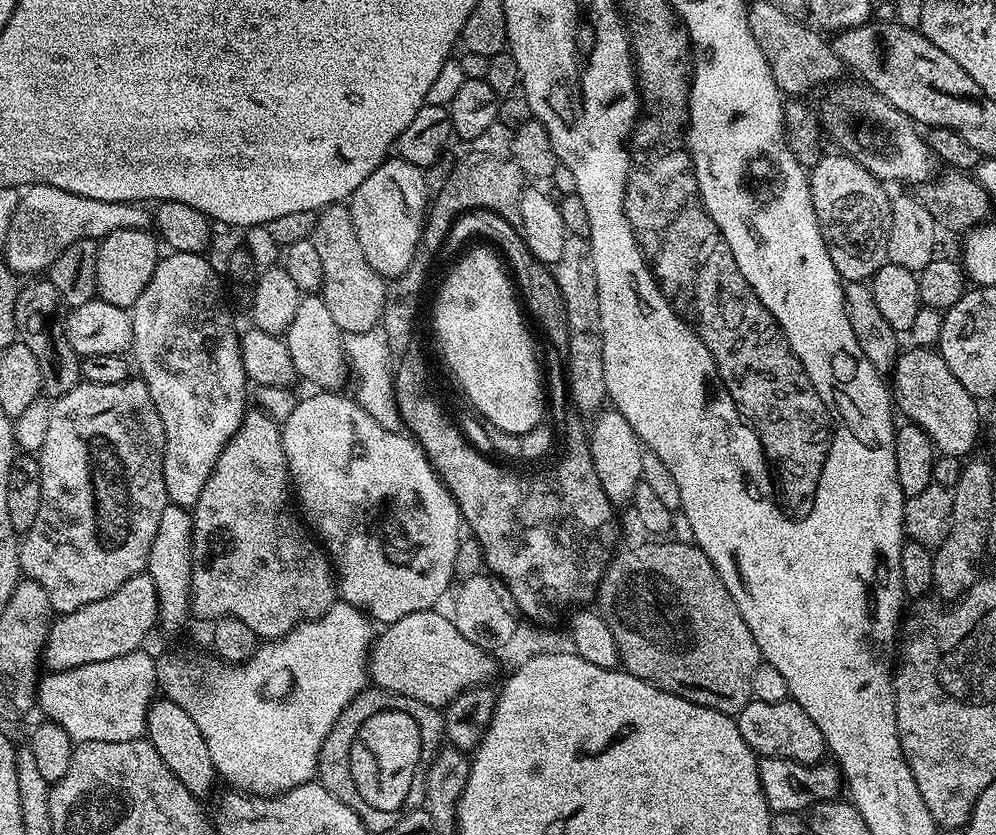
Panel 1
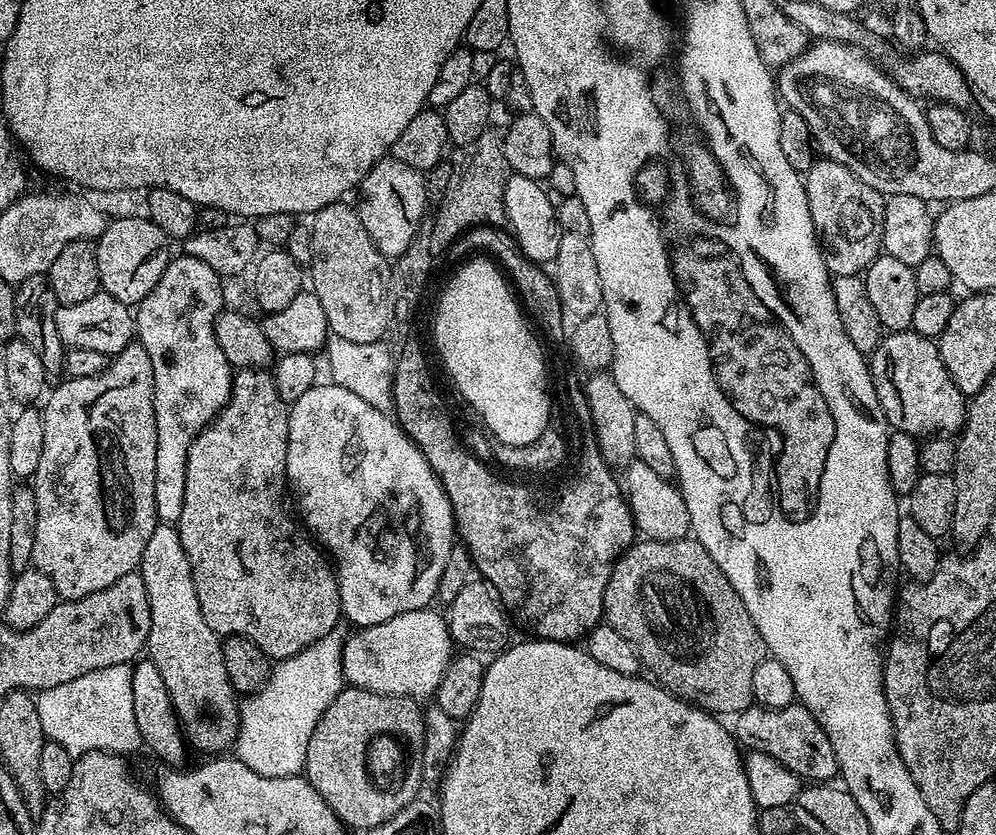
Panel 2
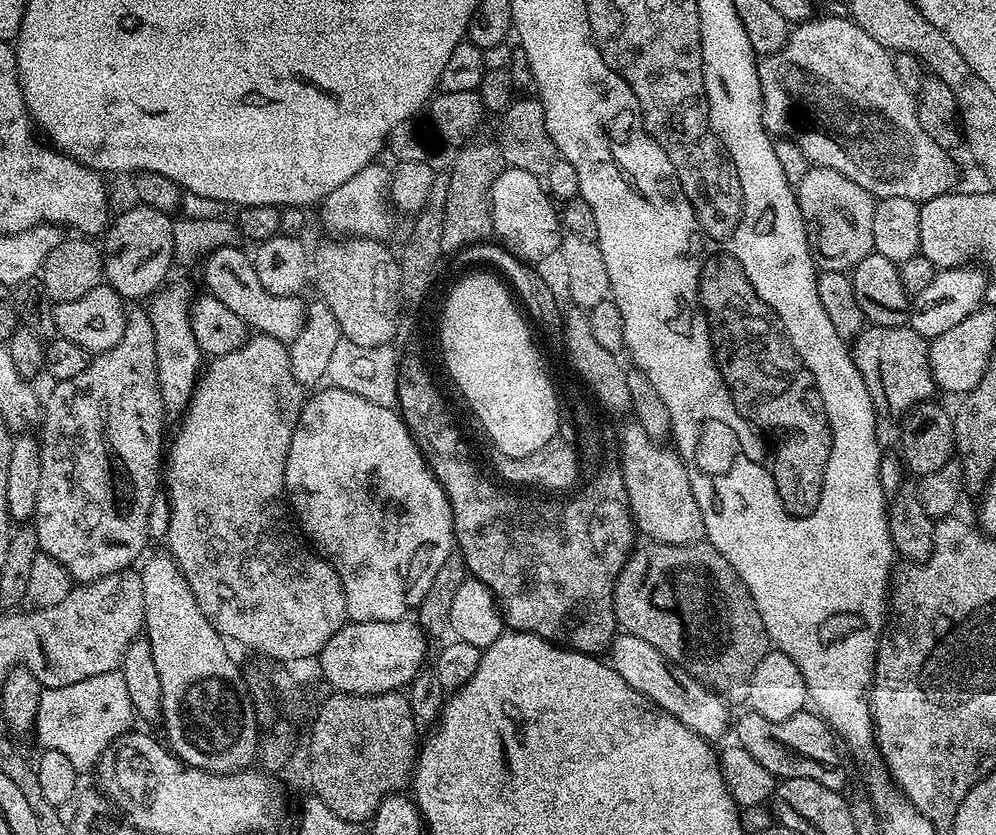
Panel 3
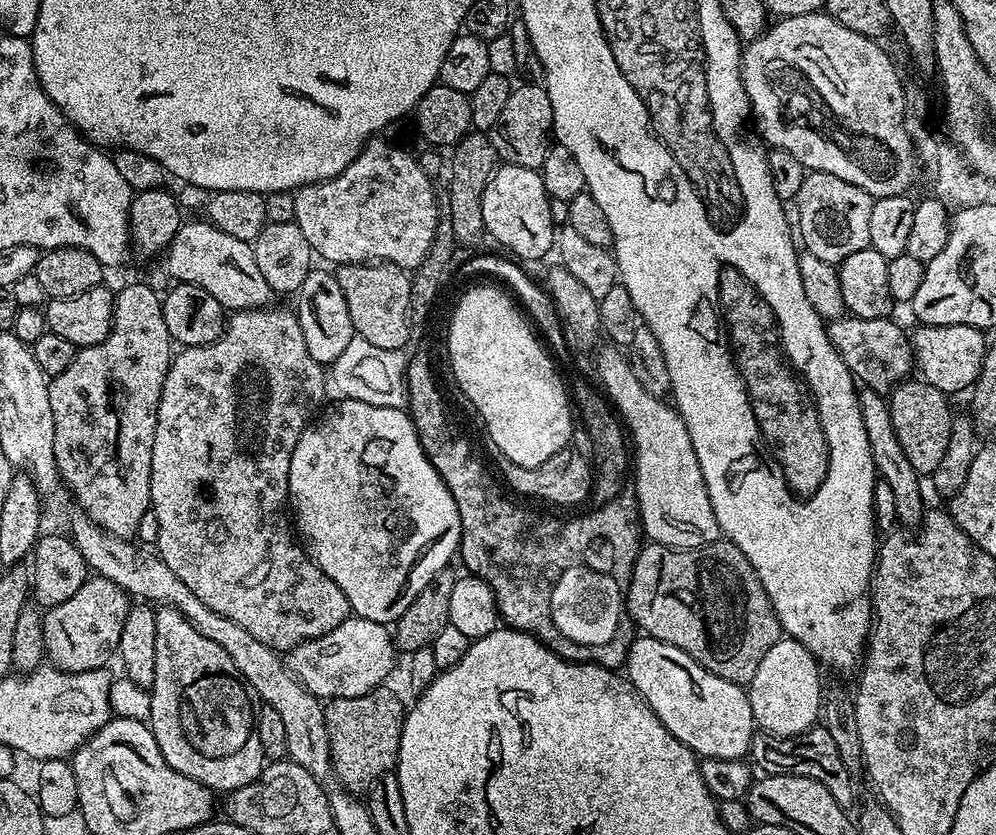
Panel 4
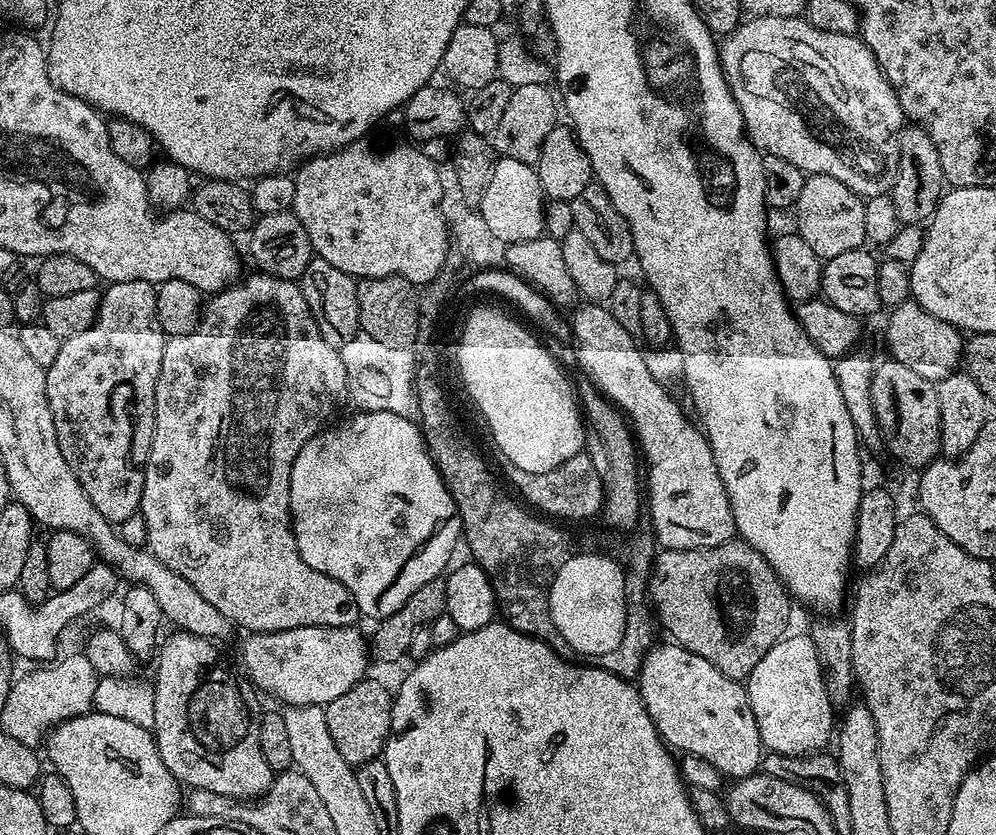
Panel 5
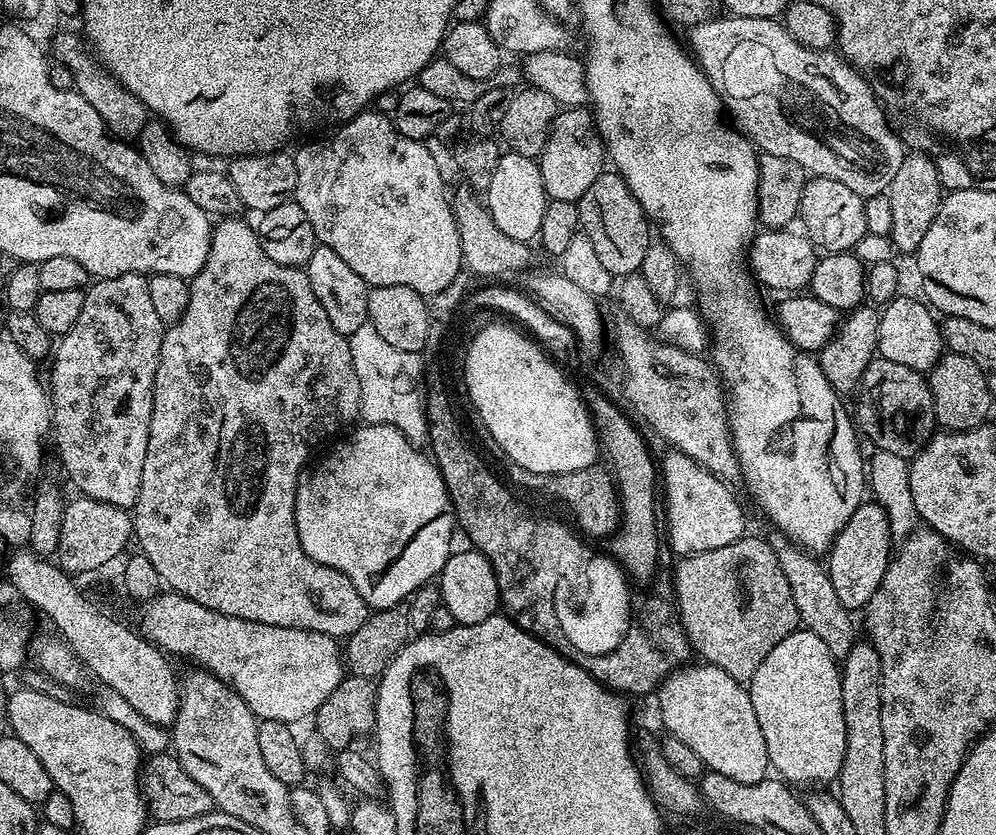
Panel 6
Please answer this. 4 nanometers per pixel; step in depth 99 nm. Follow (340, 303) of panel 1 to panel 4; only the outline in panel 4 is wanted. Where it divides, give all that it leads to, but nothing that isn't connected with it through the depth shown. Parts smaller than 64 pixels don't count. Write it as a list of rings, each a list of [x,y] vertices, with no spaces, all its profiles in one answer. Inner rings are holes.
[[[383,262],[342,264],[335,273],[342,294],[346,294],[346,307],[350,309],[356,335],[373,346],[382,346],[382,350],[407,349],[412,276],[397,264]]]

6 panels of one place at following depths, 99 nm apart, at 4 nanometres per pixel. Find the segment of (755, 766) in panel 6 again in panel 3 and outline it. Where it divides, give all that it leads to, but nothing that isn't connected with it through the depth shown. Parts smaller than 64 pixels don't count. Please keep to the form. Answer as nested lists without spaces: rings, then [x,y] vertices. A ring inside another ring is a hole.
[[[626,631],[613,635],[610,663],[619,676],[626,678],[626,682],[634,686],[634,690],[650,698],[662,710],[674,714],[674,718],[678,718],[682,726],[690,726],[694,734],[704,737],[709,742],[716,742],[727,728],[729,731],[728,701],[702,682],[698,682],[689,672],[683,672],[681,668],[669,664],[663,654],[654,650],[654,646],[650,646],[650,642],[642,642],[642,638],[634,638],[634,634]]]

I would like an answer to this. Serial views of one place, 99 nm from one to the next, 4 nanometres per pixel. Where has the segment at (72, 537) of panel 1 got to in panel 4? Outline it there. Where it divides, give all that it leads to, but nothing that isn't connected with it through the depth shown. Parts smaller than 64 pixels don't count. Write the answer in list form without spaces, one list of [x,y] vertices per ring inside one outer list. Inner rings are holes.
[[[128,284],[121,292],[115,293],[114,318],[112,319],[112,332],[102,342],[89,348],[81,348],[76,353],[74,362],[62,370],[62,374],[51,377],[48,389],[50,390],[50,410],[54,410],[54,458],[60,471],[60,479],[66,485],[80,509],[93,520],[96,525],[112,536],[132,538],[136,536],[138,526],[142,522],[142,514],[150,510],[150,458],[154,450],[154,430],[158,418],[158,402],[162,394],[162,386],[166,382],[166,374],[172,365],[174,355],[174,341],[172,335],[166,330],[164,321],[164,305],[161,293],[155,292],[148,284]]]

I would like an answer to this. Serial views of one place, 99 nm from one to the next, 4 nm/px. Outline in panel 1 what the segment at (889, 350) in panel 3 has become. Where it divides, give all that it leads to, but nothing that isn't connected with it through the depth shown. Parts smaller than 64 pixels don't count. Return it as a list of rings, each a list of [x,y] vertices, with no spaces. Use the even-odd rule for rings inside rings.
[[[915,346],[901,351],[896,357],[896,365],[893,366],[890,373],[890,391],[895,407],[907,418],[911,423],[917,424],[924,433],[932,440],[932,446],[937,453],[942,456],[959,456],[967,457],[972,447],[976,444],[976,439],[980,436],[980,408],[977,397],[970,394],[970,390],[966,390],[966,386],[962,386],[962,382],[958,382],[958,378],[954,378],[950,366],[946,366],[946,362],[940,357],[939,351],[932,348],[917,348]]]

